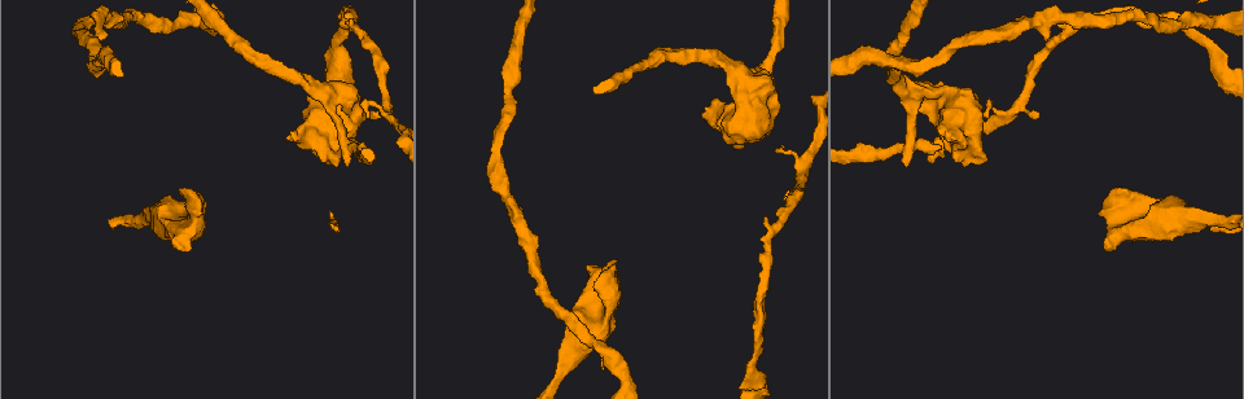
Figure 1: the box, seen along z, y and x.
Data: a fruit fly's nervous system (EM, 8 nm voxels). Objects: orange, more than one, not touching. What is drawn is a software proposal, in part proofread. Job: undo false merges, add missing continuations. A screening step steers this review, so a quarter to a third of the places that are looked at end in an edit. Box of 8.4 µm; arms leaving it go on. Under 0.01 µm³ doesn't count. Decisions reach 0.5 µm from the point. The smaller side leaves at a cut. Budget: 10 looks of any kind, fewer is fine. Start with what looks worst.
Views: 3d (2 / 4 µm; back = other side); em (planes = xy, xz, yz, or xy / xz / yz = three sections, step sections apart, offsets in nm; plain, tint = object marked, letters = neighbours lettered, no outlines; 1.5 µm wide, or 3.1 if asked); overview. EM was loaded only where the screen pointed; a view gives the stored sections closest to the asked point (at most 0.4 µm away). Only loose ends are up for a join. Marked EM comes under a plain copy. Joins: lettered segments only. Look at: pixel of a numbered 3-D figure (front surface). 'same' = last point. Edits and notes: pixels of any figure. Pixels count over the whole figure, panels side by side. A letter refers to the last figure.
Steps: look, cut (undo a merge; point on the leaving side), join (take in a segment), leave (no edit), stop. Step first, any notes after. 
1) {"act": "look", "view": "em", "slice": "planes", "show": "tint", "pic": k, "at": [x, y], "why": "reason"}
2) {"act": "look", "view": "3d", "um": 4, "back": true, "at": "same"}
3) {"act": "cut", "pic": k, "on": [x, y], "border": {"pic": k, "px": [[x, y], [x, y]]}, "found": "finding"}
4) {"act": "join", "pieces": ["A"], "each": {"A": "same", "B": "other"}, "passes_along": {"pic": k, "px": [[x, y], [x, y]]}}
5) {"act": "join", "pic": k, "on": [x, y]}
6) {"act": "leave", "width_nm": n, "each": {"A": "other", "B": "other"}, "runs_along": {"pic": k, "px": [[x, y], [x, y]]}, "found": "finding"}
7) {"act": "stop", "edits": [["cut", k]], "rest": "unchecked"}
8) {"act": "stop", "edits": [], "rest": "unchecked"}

{"act": "look", "view": "3d", "um": 2, "pic": 1, "at": [588, 265], "why": "branch stops here"}

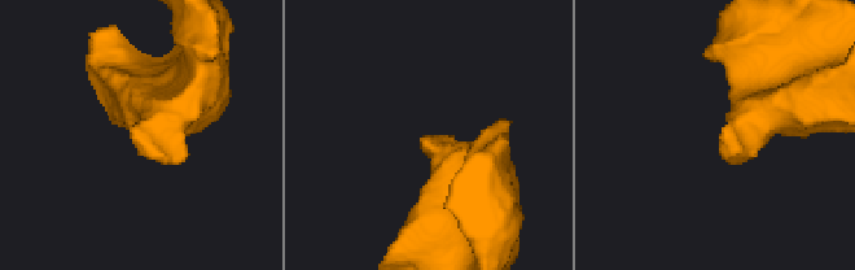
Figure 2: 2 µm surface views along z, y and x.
{"act": "look", "view": "em", "slice": "planes", "show": "letters", "pic": 2, "at": [422, 139], "why": "shape alone is not enough"}

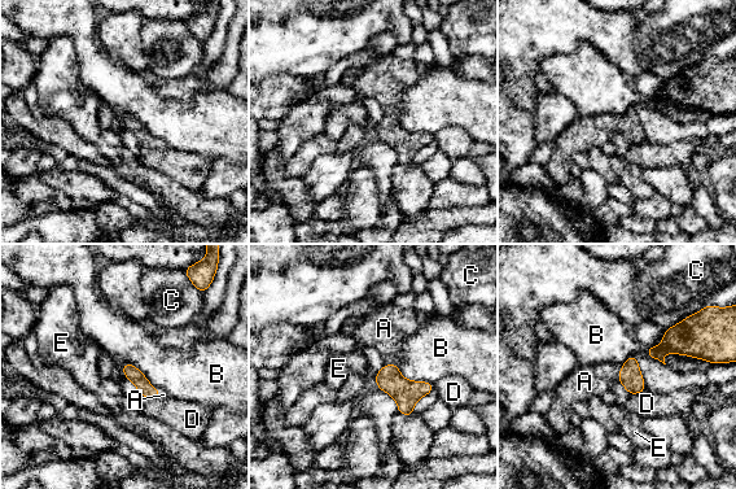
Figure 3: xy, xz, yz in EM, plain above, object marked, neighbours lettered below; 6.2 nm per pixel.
{"act": "join", "pic": 3, "on": [585, 381], "each": {"A": "same", "B": "other", "C": "other", "D": "other", "E": "other"}, "passes_along": {"pic": 3, "px": [[630, 376], [620, 372], [585, 381]]}, "found": "the neuron continues"}

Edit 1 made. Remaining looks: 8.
{"act": "look", "view": "overview", "why": "redraw"}

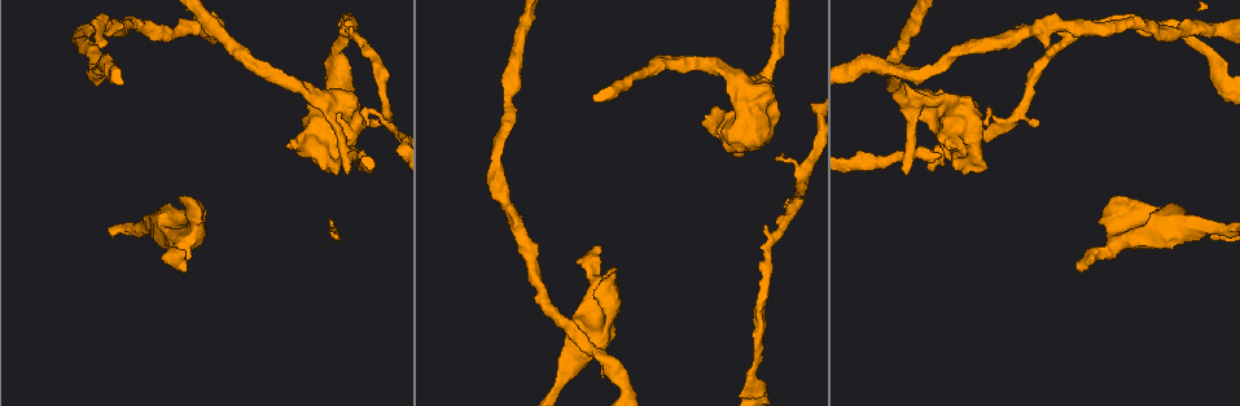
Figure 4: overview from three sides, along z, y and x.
{"act": "look", "view": "em", "slice": "xy", "step": 4, "show": "letters", "pic": 4, "at": [1037, 122], "why": "an open end"}

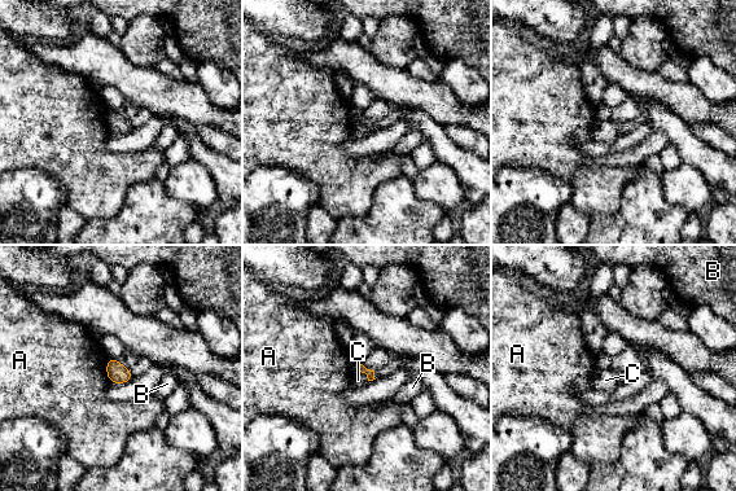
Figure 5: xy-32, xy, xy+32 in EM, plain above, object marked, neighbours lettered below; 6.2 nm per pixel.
{"act": "look", "view": "em", "slice": "planes", "show": "letters", "at": "same", "why": "another direction"}

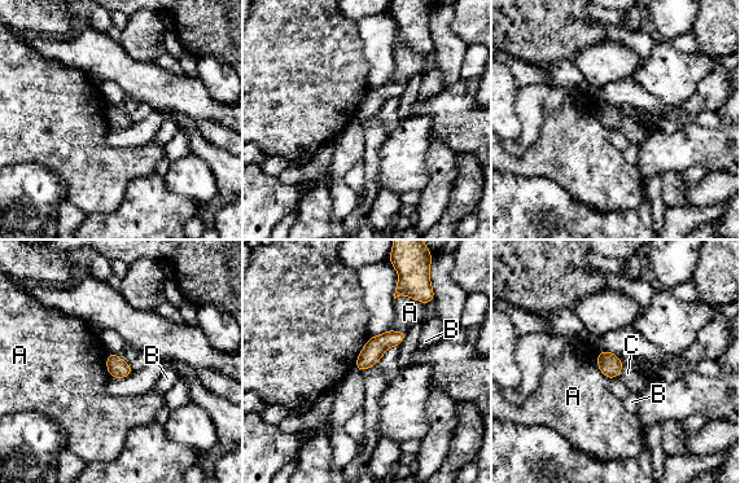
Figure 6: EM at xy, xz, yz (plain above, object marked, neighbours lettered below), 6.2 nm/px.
{"act": "leave", "longest_contact_nm": ["A", 200], "each": {"A": "other", "B": "other", "C": "other"}, "runs_along": {"pic": 6, "px": [[402, 334], [384, 341], [359, 365]]}, "found": "no lettered segment goes on from it"}

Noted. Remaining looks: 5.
{"act": "look", "view": "em", "slice": "planes", "show": "letters", "pic": 4, "at": [752, 382]}

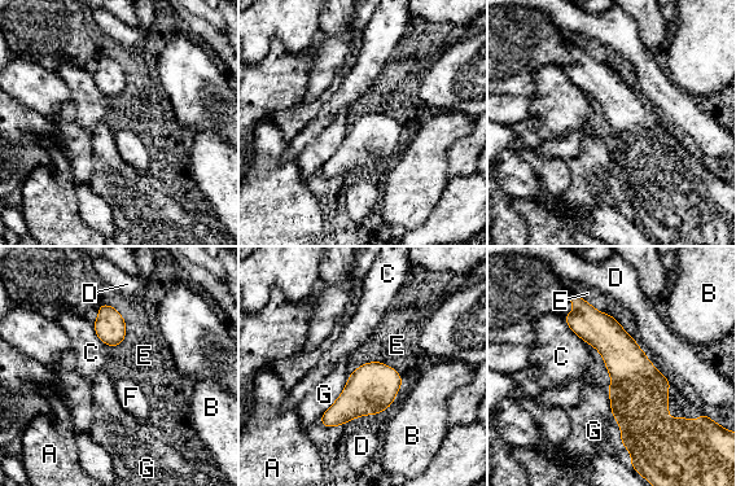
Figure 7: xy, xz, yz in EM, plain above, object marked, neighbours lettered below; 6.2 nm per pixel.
{"act": "leave", "each": {"A": "other", "B": "other", "C": "other", "D": "other", "E": "other", "F": "other", "G": "other"}, "border": {"pic": 7, "px": [[100, 303], [125, 320], [119, 345]]}, "found": "all the same neuron"}

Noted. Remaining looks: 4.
{"act": "look", "view": "3d", "um": 2, "back": true, "pic": 4, "at": [701, 121], "why": "free end"}

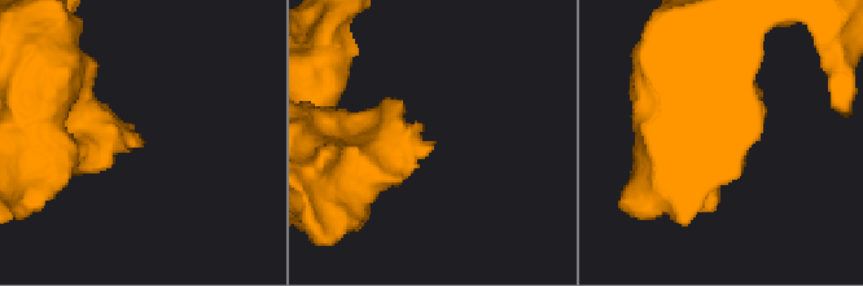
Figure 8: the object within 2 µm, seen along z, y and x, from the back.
{"act": "look", "view": "em", "slice": "xy", "step": 4, "show": "tint", "pic": 8, "at": [432, 141]}

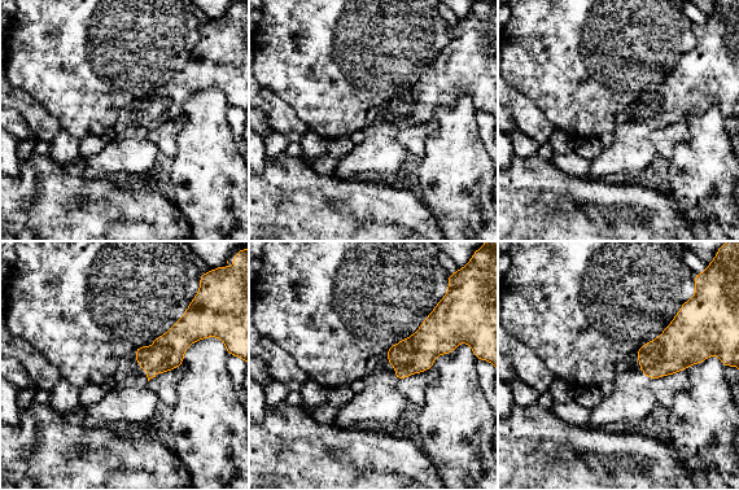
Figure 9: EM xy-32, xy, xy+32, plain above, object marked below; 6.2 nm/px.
{"act": "look", "view": "em", "slice": "planes", "show": "letters", "at": "same"}

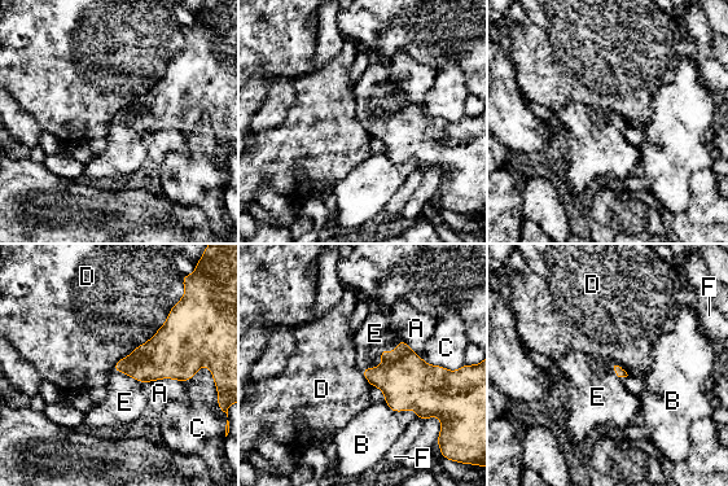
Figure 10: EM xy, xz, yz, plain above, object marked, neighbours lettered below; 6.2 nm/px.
{"act": "join", "pic": 10, "on": [375, 333], "longest_contact_nm": ["D", 600], "each": {"A": "other", "B": "other", "C": "other", "D": "other", "E": "same", "F": "other"}, "passes_along": {"pic": 10, "px": [[407, 382], [380, 353], [375, 333]]}, "found": "the neuron continues"}

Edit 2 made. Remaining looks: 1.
{"act": "stop", "edits": [["join", 3], ["join", 10]], "rest": "unchecked"}

